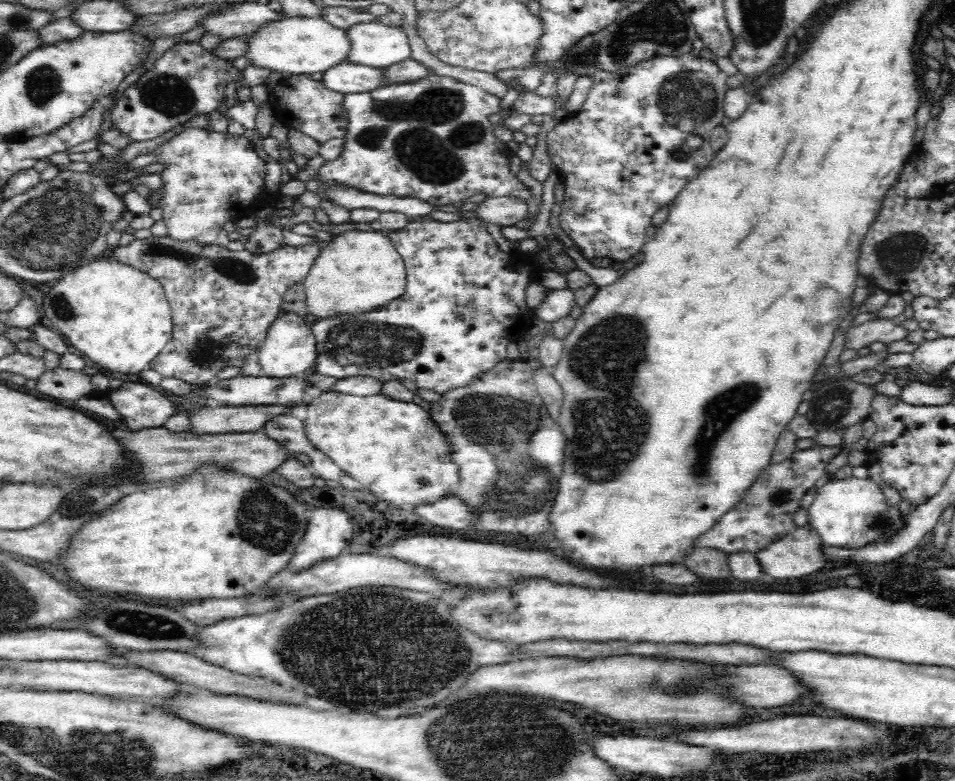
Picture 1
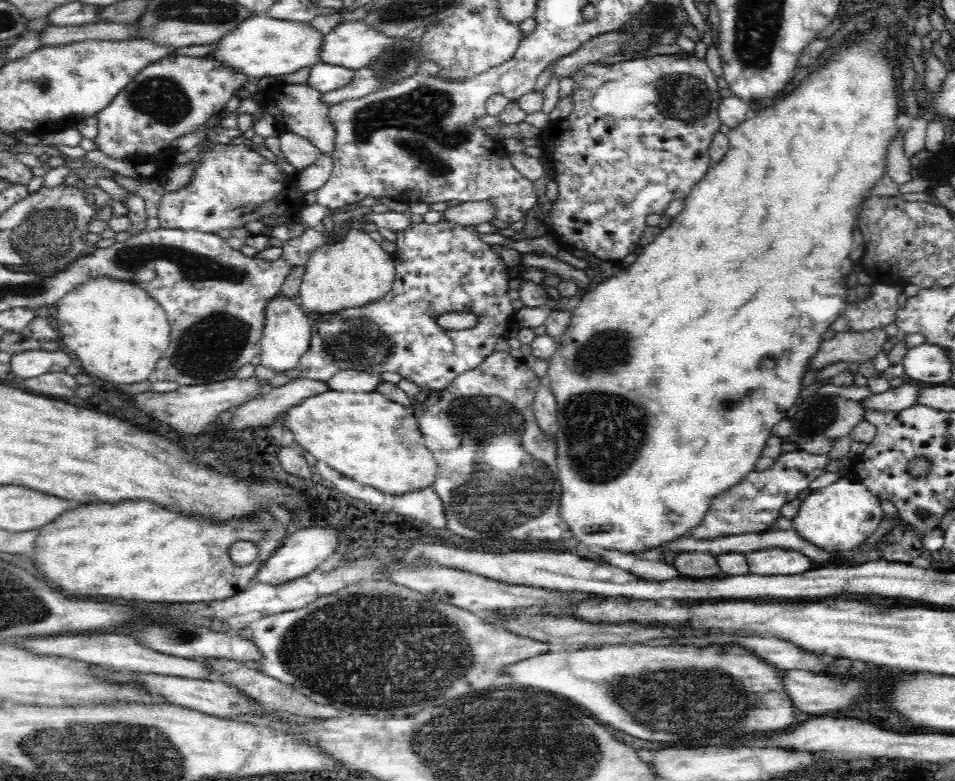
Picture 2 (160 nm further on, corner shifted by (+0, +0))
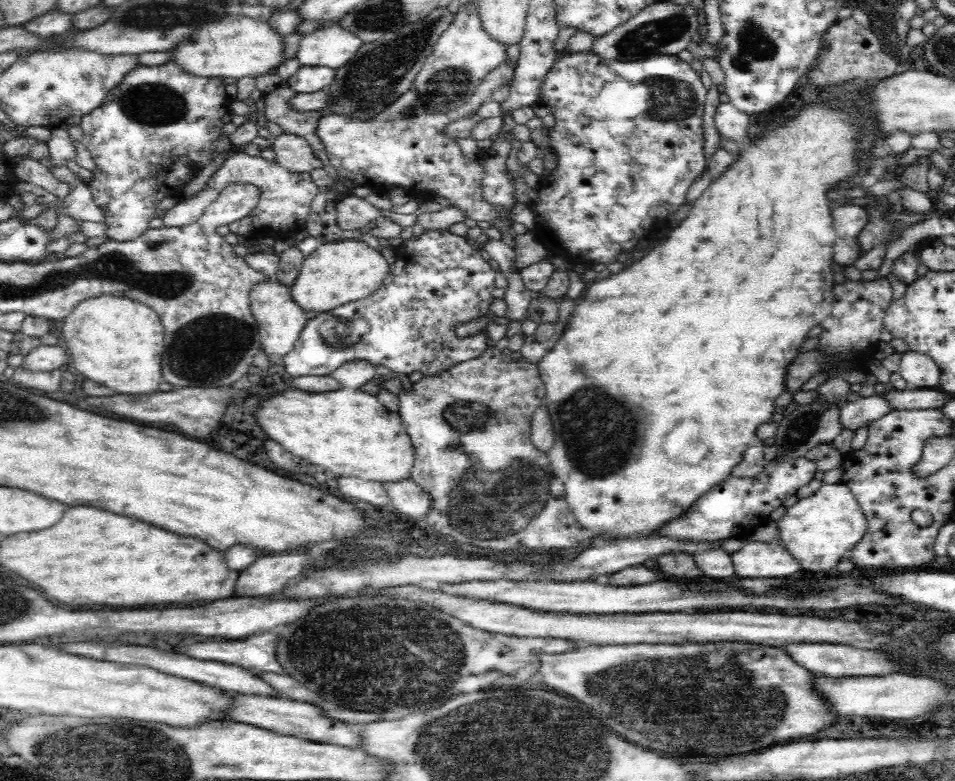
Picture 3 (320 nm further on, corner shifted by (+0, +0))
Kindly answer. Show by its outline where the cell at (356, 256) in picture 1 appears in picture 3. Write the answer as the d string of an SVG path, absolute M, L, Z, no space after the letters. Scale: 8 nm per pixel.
M344 239L321 244L305 256L296 282L291 286L292 299L304 310L325 313L344 304L375 294L388 276L389 264L378 250L365 241Z

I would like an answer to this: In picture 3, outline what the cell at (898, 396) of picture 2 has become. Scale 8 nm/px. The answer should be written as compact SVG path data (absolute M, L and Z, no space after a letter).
M884 394L859 397L840 406L840 421L844 428L856 431L869 422L886 416L892 410L892 401Z

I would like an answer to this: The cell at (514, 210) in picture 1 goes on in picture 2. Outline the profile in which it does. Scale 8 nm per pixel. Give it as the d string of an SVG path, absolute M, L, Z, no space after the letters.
M492 201L463 202L444 210L441 220L461 225L478 226L478 224L494 222L496 212L499 212L498 205Z

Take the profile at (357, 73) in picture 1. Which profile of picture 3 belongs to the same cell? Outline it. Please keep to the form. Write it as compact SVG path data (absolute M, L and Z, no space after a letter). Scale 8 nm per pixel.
M327 66L300 67L286 80L290 88L300 93L319 92L329 88L336 79L336 71Z

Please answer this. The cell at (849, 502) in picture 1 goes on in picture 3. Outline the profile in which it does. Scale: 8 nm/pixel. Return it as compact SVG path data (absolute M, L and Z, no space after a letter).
M842 482L823 483L812 496L798 500L786 510L779 520L778 530L782 530L782 540L788 550L804 564L808 572L835 571L840 558L848 555L864 538L870 520L848 485Z

